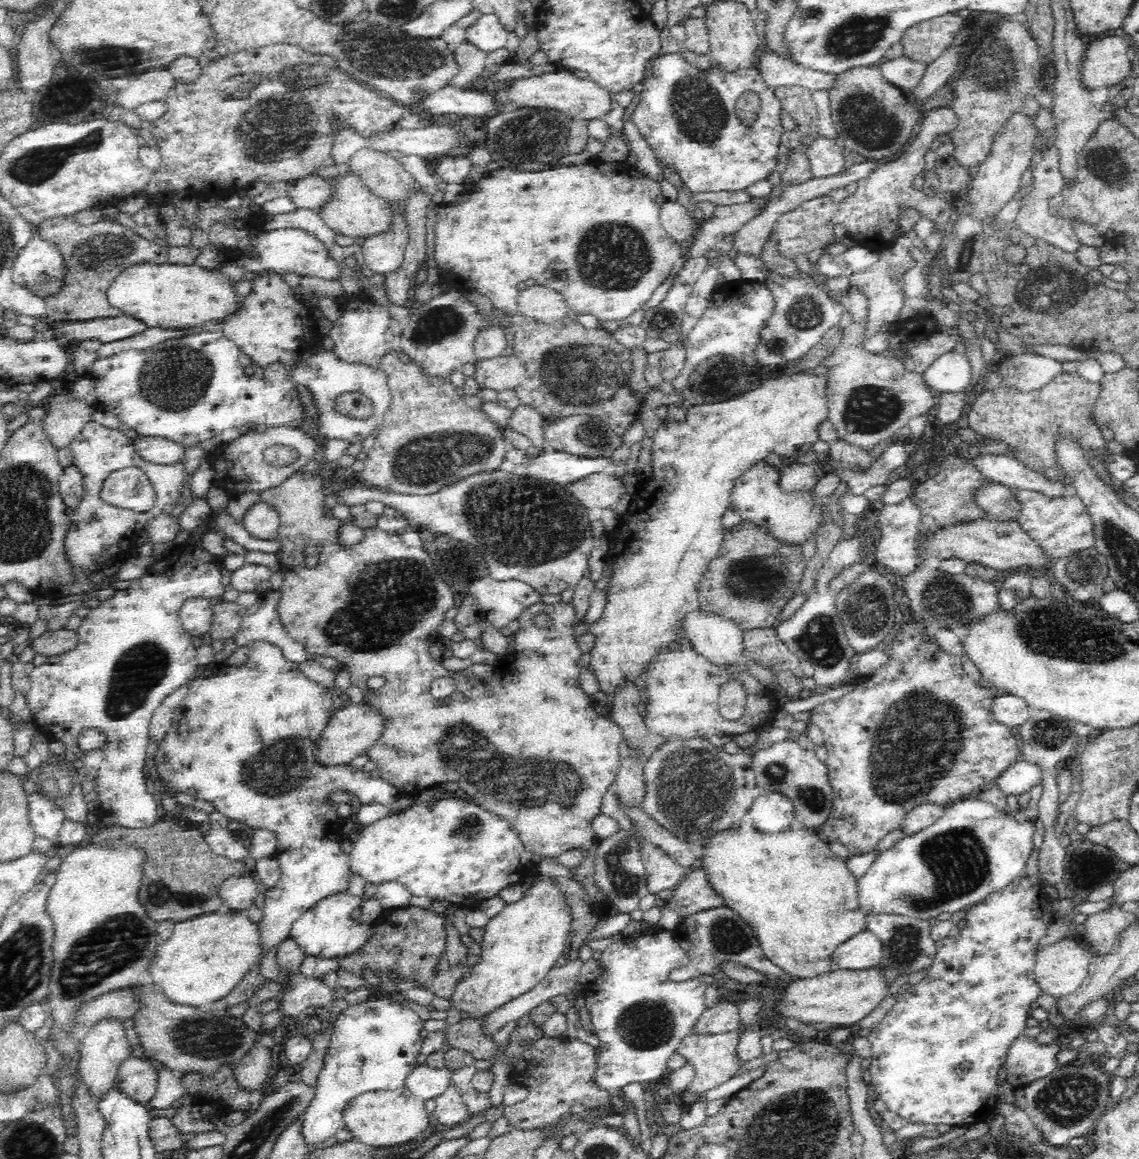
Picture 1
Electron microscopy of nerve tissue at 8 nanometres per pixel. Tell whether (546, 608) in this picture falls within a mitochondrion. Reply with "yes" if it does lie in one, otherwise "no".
no

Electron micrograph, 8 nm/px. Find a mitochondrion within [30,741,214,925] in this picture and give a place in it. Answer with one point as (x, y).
(159, 895)

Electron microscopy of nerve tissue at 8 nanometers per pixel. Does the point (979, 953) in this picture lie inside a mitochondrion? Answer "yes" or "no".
no

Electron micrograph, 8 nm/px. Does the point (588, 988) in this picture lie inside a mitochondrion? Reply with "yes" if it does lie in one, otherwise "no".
no

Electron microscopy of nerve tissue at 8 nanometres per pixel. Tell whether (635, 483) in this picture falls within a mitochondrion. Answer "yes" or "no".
no

